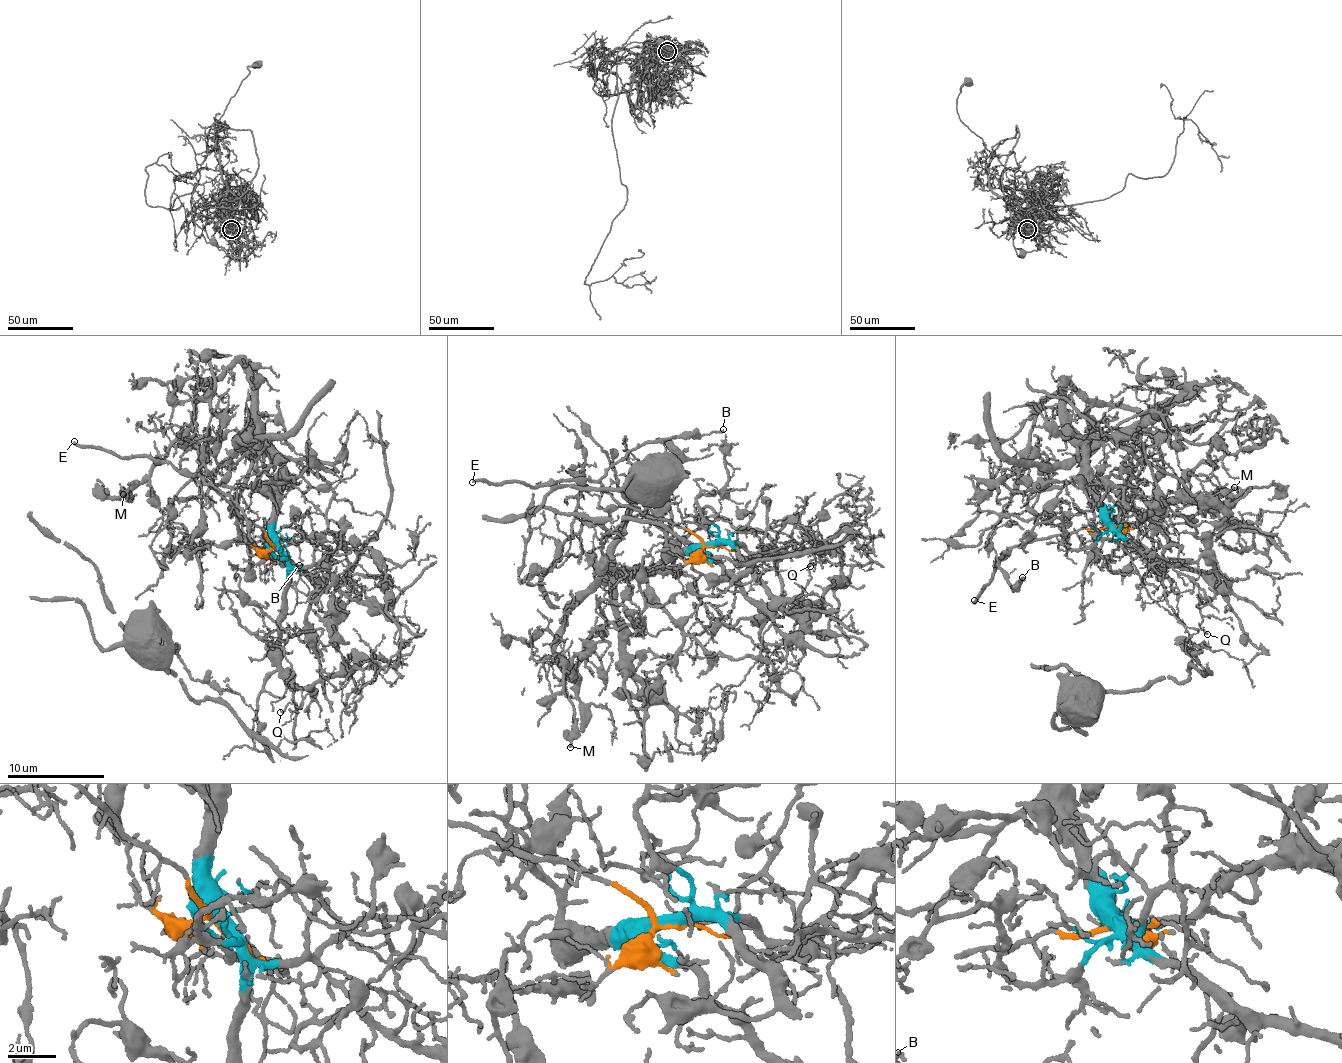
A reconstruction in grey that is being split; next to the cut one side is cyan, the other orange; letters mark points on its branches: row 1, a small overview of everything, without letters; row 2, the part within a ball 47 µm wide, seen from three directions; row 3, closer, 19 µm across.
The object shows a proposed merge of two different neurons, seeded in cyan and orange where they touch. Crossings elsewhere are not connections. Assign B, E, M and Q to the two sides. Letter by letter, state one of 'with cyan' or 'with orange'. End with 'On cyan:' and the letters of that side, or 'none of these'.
B: with orange
E: with orange
M: with cyan
Q: with cyan
On cyan: M, Q

